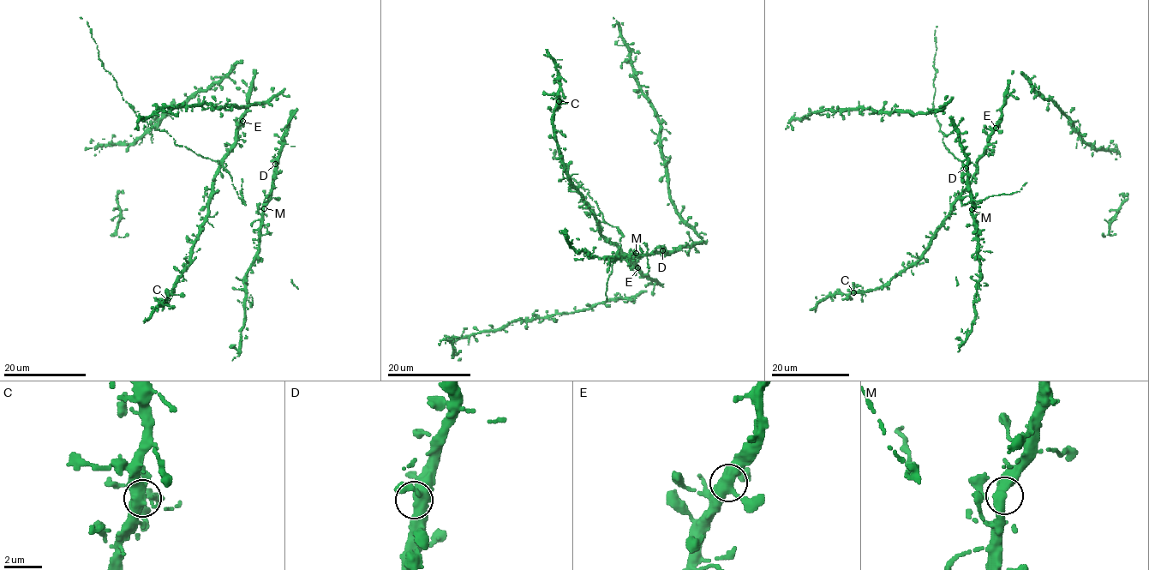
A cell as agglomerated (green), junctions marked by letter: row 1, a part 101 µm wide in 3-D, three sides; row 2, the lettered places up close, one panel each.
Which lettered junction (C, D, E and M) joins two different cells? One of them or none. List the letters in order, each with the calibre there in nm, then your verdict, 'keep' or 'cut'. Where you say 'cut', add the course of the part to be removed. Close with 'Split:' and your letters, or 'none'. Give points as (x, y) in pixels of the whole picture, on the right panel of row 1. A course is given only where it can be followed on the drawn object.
C: 380 nm | keep
D: 400 nm | keep
E: 400 nm | keep
M: 360 nm | keep
Split: none

